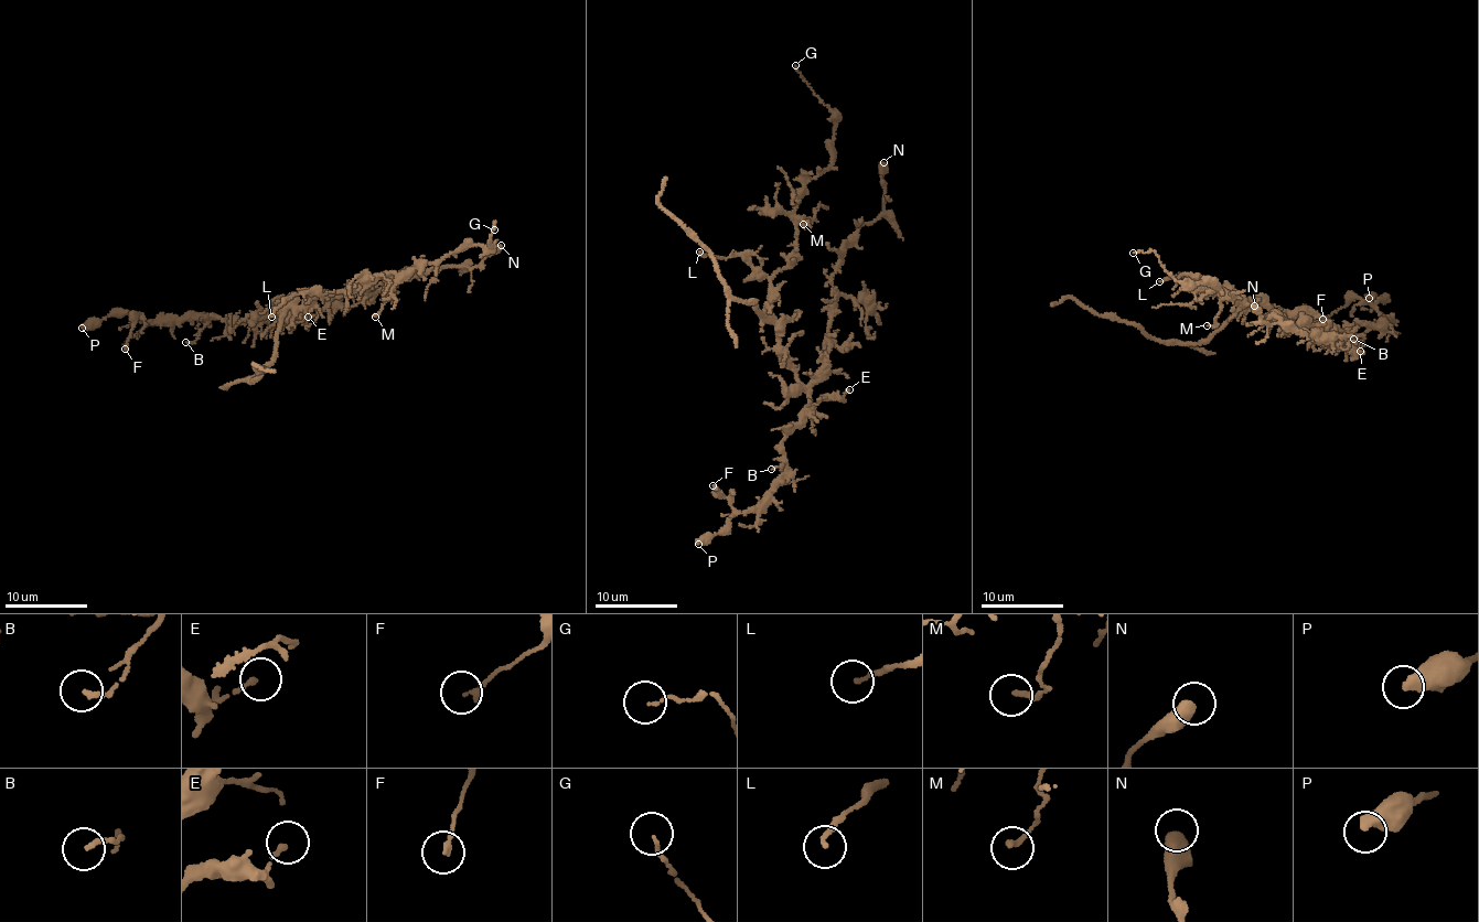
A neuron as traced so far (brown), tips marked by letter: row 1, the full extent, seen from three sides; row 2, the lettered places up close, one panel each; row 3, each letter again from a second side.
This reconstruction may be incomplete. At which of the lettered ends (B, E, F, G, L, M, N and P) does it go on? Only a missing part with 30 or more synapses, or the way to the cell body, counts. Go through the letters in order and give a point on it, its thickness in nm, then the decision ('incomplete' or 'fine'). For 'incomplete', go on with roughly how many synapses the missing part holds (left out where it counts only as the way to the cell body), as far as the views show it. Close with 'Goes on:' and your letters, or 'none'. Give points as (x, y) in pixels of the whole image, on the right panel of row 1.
B: (1353, 339) | 180 nm | fine
E: (1360, 351) | 150 nm | fine
F: (1322, 319) | 190 nm | fine
G: (1133, 253) | 100 nm | fine
L: (1159, 281) | 140 nm | fine
M: (1207, 325) | 190 nm | fine
N: (1254, 306) | 550 nm | fine
P: (1369, 298) | 500 nm | fine
Goes on: none

